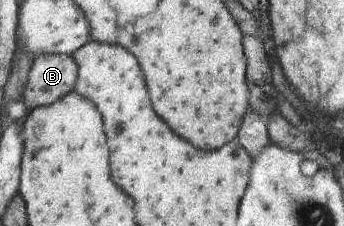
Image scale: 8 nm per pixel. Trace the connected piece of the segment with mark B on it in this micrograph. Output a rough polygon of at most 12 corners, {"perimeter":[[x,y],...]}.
{"perimeter":[[73,55],[36,58],[23,101],[59,103],[78,87]]}

